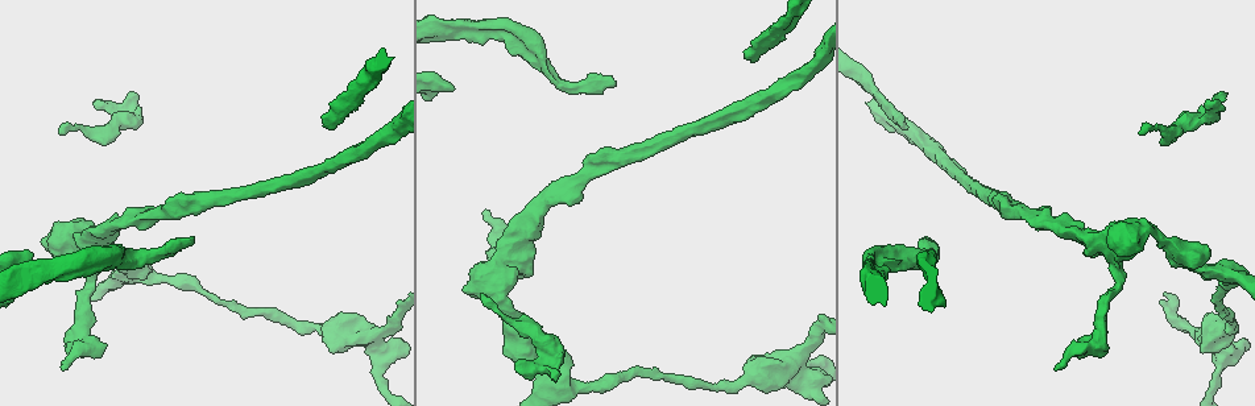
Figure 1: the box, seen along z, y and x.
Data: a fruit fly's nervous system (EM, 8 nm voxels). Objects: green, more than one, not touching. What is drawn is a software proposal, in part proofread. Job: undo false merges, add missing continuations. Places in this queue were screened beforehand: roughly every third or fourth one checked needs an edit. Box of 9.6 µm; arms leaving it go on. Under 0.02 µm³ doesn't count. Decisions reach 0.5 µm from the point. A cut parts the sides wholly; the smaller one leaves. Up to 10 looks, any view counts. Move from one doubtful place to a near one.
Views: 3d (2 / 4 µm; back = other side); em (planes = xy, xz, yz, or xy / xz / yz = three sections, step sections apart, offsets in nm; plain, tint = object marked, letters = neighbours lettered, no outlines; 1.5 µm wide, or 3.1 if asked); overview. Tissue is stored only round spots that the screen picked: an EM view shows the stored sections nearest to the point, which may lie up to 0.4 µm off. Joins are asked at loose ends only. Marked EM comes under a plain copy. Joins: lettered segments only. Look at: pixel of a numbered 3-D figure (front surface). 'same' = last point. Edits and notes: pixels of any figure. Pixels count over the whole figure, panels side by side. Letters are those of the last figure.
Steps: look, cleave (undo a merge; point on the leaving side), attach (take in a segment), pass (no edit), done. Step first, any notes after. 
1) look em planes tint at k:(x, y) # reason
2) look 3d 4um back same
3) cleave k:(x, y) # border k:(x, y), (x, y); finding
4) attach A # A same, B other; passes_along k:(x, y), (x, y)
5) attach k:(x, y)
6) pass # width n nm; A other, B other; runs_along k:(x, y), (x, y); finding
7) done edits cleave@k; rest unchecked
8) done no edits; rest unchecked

look 3d 2um at 1:(1053, 368) # long arm stops here

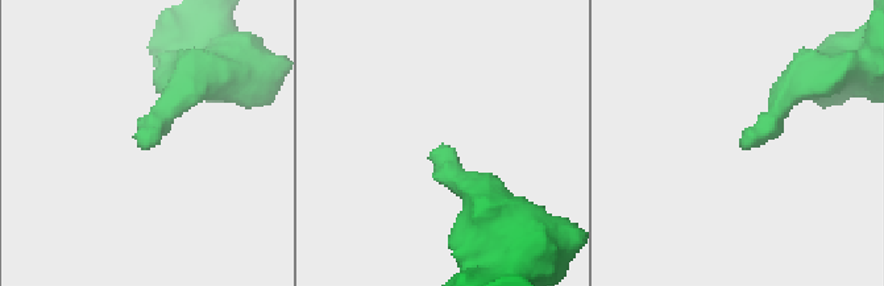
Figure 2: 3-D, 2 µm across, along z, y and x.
look em planes letters at 2:(147, 146)

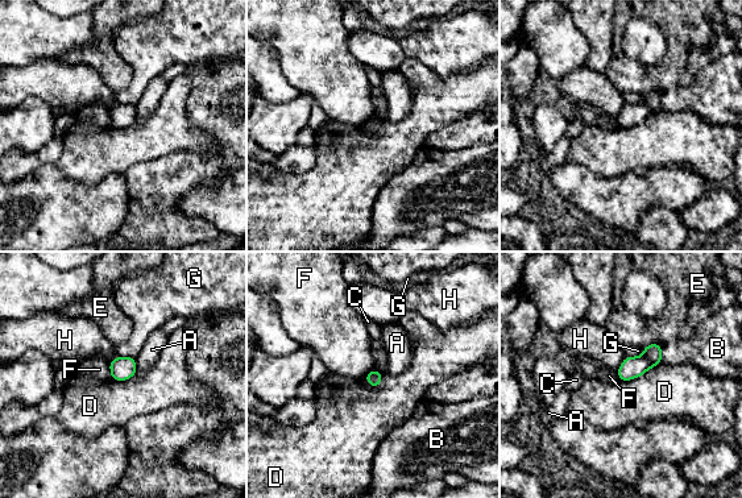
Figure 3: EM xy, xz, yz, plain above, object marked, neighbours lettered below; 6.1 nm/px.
pass # A other, B other, C other, D other, E other, F other, G other, H other; border 3:(660, 361), (637, 377), (620, 381); none of them fits

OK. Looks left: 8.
look 3d 4um at 1:(511, 265)

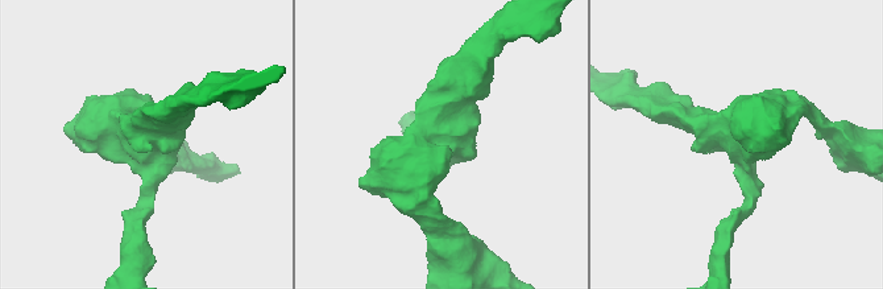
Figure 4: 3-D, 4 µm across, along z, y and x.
look em planes tint at 4:(733, 140) # arms 3; arm_widths 220, 280, 340 nm

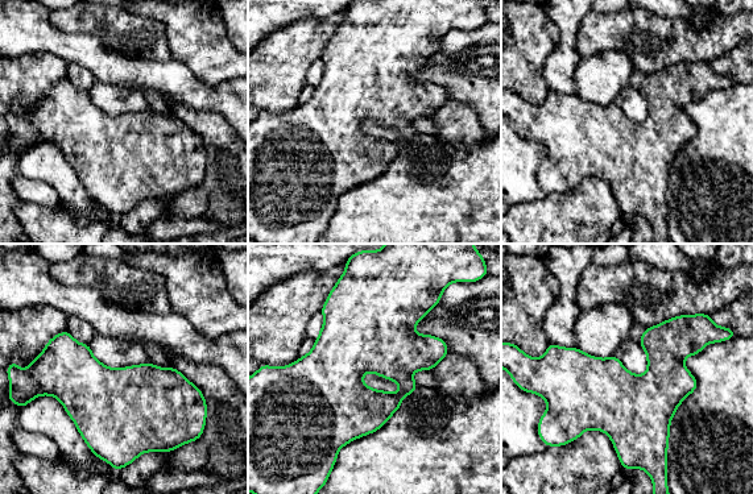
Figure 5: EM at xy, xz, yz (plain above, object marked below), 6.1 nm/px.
look em planes letters same

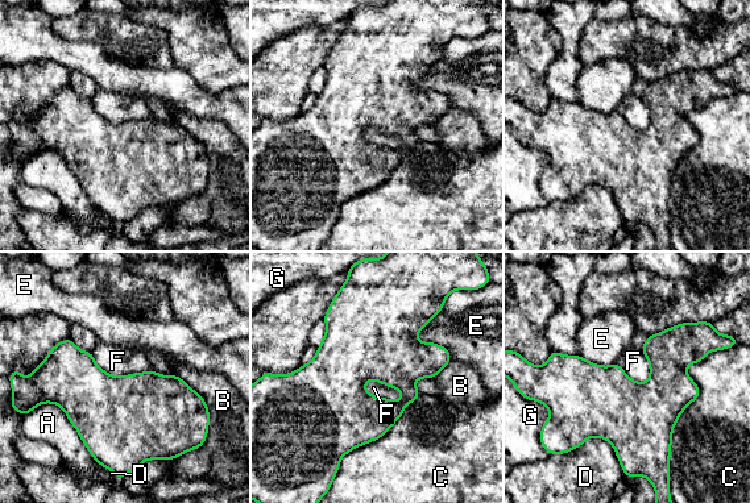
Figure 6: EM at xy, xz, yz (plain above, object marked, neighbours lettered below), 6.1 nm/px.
pass # width 440 nm; longest_contact C 900 nm; A other, B other, C other, D other, E other, F other, G other; one neuron here

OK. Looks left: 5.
look em planes letters at 1:(191, 245)

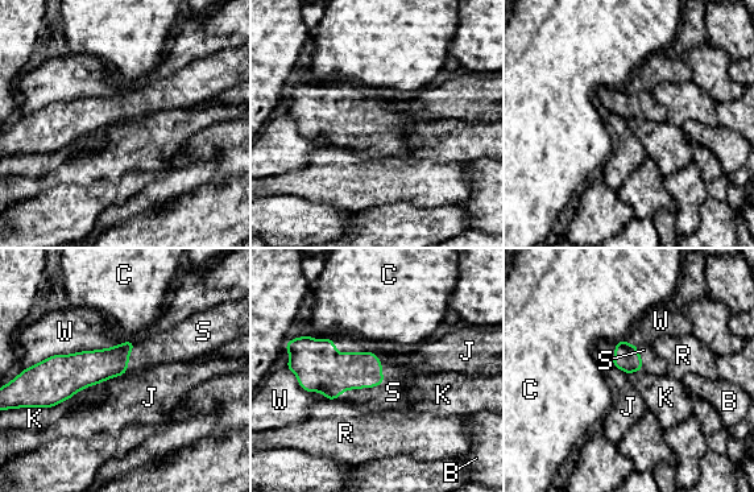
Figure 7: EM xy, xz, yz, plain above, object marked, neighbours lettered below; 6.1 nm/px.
attach S # longest_contact W 600 nm; B other, C other, J other, K other, R other, S same, W other; the neuron continues

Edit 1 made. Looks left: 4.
look 3d 4um at 1:(1141, 135) # branch stops here

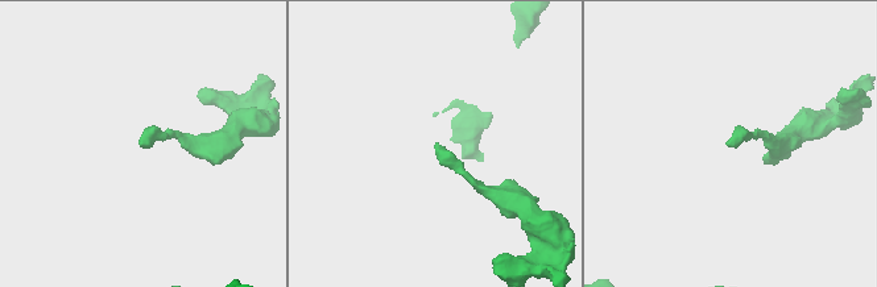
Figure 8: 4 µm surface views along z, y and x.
look em planes letters at 8:(142, 148) # shape alone is not enough

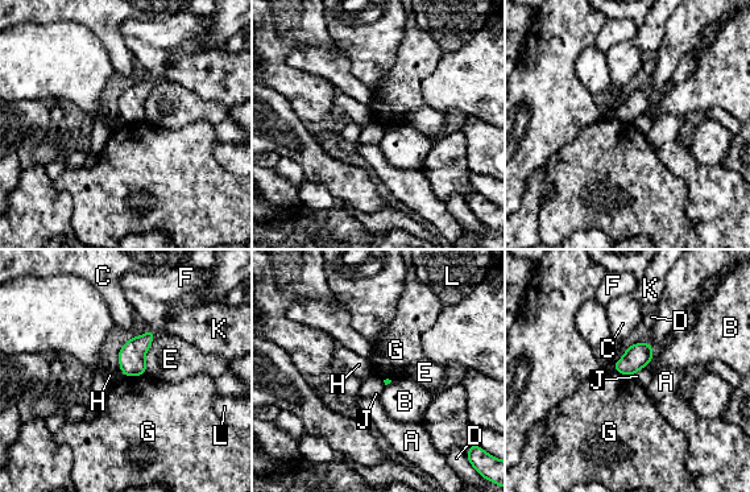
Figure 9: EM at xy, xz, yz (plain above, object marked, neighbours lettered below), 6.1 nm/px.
pass # longest_contact E 260 nm; A other, B other, C other, D other, E other, F other, G other, H other, J other, K other, L other; border 9:(145, 373), (124, 376); none of them fits

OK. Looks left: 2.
done edits attach@7; rest unchecked

